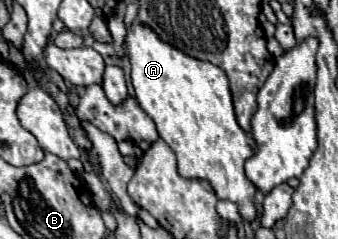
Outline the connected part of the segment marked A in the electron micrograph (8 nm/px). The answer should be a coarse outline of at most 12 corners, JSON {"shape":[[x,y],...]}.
{"shape":[[138,22],[140,108],[178,158],[252,222],[252,136],[224,70]]}

